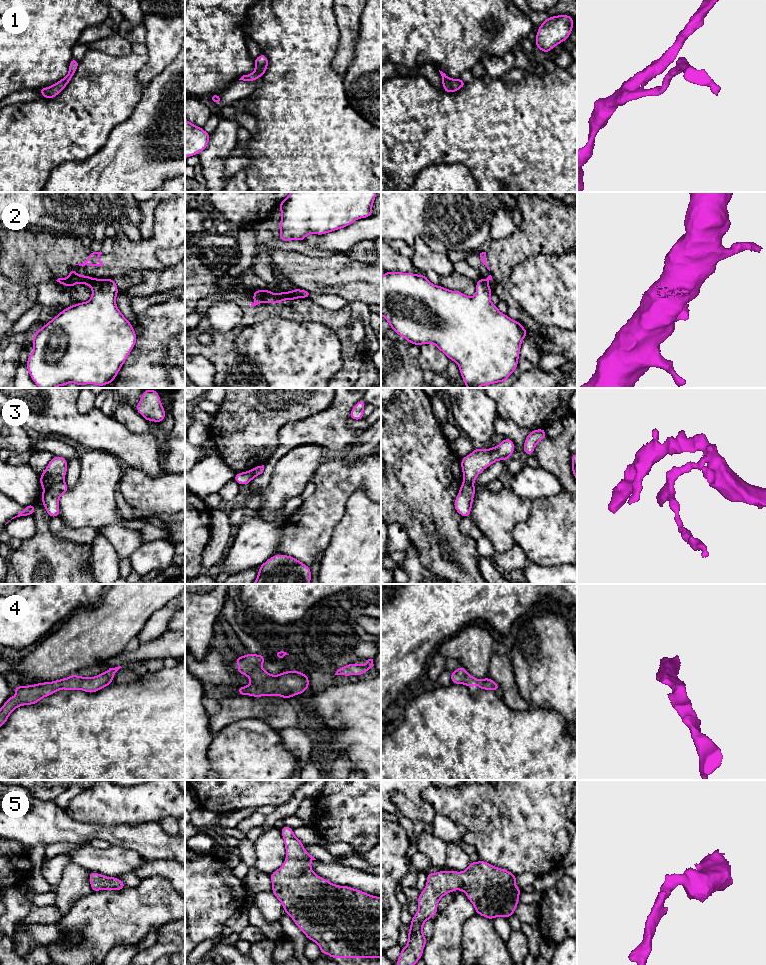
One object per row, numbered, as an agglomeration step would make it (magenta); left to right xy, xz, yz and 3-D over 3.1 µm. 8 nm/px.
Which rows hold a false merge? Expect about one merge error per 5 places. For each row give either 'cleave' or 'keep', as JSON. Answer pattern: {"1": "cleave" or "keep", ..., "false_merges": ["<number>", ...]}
{"1": "keep", "2": "cleave", "3": "cleave", "4": "keep", "5": "keep", "false_merges": ["2", "3"]}

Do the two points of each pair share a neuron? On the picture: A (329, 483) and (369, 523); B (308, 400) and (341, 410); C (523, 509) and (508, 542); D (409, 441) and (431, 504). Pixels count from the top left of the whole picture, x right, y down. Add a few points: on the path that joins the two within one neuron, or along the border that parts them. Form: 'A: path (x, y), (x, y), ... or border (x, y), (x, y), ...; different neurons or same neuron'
A: border (362, 488), (351, 494), (338, 523); different neurons
B: border (334, 398), (325, 409), (307, 417); different neurons
C: path (515, 517), (507, 525), (507, 534); same neuron
D: path (412, 457), (412, 478), (416, 488); same neuron

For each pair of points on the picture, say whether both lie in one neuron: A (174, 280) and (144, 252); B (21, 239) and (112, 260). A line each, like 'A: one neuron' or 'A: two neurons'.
A: two neurons
B: one neuron

